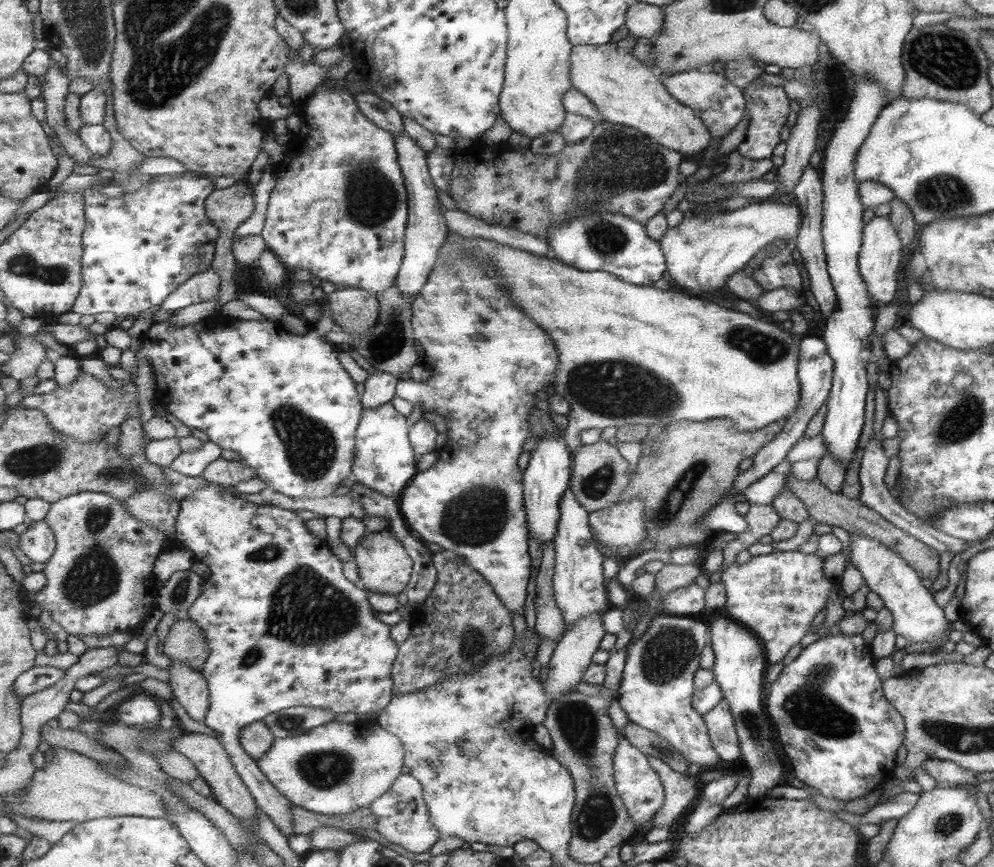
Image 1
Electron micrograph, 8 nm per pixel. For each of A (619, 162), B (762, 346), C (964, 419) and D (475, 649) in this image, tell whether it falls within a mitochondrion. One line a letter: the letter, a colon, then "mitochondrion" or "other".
A: mitochondrion
B: mitochondrion
C: mitochondrion
D: mitochondrion

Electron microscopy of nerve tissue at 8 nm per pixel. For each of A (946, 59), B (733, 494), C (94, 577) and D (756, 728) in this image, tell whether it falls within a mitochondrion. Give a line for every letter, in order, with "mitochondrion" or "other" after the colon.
A: mitochondrion
B: other
C: mitochondrion
D: mitochondrion

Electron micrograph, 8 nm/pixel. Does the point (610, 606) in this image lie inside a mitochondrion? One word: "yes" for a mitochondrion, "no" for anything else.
no

